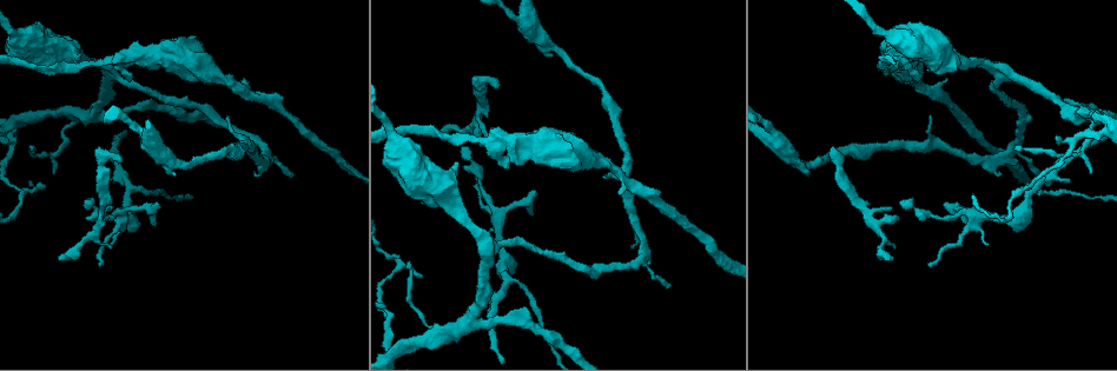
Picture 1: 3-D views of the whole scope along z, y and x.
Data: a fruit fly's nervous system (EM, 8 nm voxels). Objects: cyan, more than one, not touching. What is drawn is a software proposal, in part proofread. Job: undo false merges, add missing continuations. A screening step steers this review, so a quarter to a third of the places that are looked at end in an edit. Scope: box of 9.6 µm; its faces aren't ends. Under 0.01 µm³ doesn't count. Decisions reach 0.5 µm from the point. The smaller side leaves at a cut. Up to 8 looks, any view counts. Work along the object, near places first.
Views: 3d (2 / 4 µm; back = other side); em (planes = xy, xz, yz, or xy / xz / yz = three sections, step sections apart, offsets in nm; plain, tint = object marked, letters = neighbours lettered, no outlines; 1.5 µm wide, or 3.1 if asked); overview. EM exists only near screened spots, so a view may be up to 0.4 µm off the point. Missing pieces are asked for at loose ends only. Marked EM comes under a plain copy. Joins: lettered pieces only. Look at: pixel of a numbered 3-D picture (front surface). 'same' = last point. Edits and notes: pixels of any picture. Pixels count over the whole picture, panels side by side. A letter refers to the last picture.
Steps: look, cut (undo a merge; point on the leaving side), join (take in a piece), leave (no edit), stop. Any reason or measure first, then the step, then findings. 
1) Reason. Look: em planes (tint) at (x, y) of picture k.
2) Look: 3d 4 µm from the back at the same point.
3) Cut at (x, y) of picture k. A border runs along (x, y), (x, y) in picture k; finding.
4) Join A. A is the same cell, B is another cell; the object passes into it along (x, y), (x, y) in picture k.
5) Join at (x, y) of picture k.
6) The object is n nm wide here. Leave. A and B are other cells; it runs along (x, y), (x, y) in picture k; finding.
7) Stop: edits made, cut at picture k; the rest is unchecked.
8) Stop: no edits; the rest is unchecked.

Three-way junction. Look: 3d 4 µm at (519, 145) of picture 1.

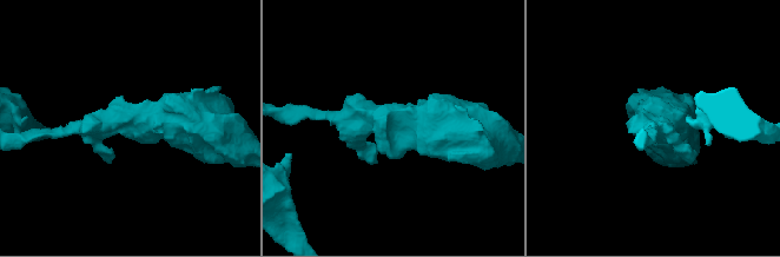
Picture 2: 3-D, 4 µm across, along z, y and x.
Now the EM. Look: em planes (letters) at (397, 126) of picture 2.

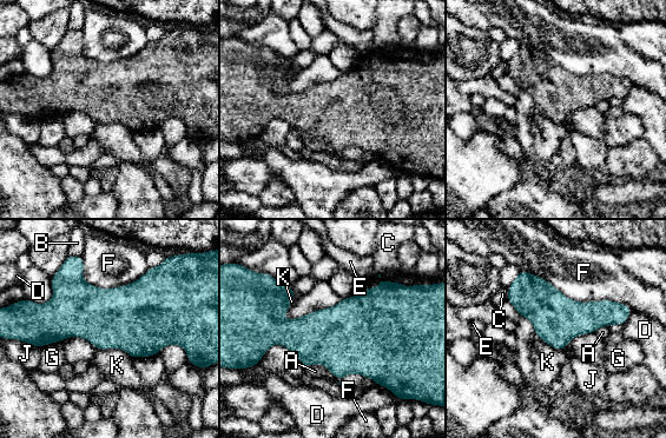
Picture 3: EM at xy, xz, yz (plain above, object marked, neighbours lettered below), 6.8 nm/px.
Leave. A, B, C, D, E, F, G, J and K are other cells; a border runs along (98, 349), (123, 349), (133, 358) in picture 3; one neuron here.

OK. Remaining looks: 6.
An open end. Look: 3d 4 µm at (887, 259) of picture 1.

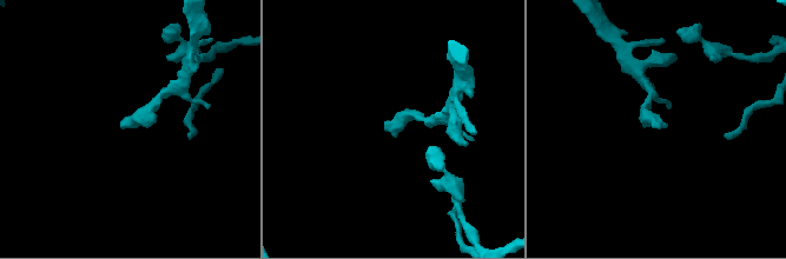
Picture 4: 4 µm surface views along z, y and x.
Need the tissue. Look: em planes (letters) at (384, 125) of picture 4.

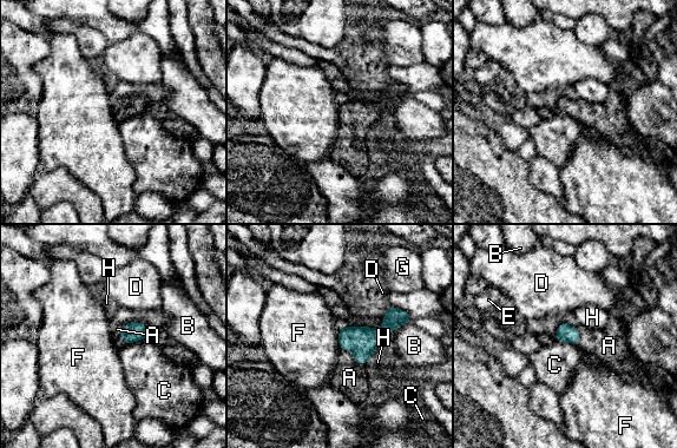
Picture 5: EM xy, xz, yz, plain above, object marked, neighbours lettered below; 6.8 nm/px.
The object is 130 nm wide here. Join A. A is the same cell, B, C, D, E, F, G and H are other cells; the neuron continues.

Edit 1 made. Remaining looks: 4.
Free end. Look: 3d 4 µm at (1090, 173) of picture 1.

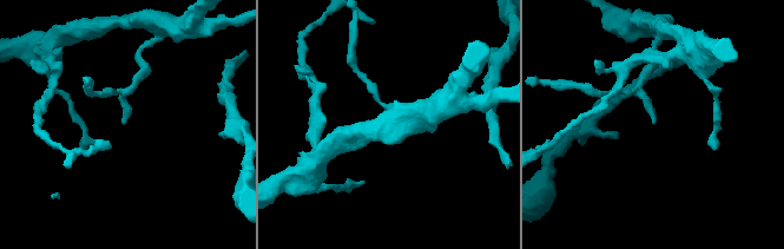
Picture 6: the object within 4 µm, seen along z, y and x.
Look: em planes (letters) at (124, 124) of picture 6.

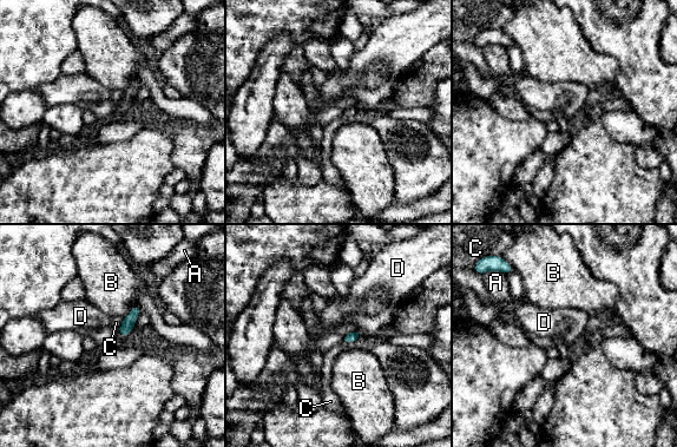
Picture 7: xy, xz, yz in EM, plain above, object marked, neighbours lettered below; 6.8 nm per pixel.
Leave. A, B, C and D are other cells; a border runs along (350, 332), (357, 333) in picture 7; no lettered piece goes on from it.

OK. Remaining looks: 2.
Stop: edits made, join at picture 5; the rest is unchecked.

